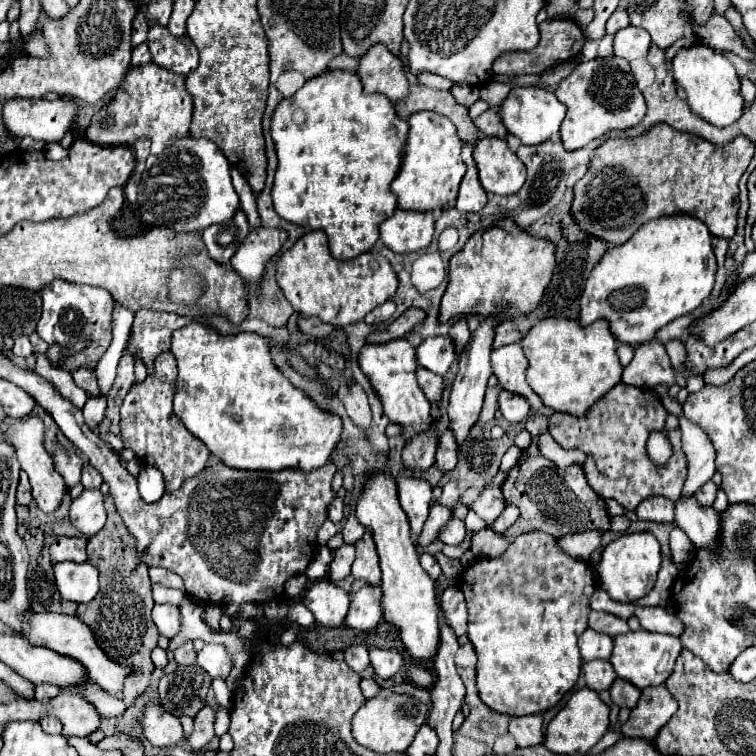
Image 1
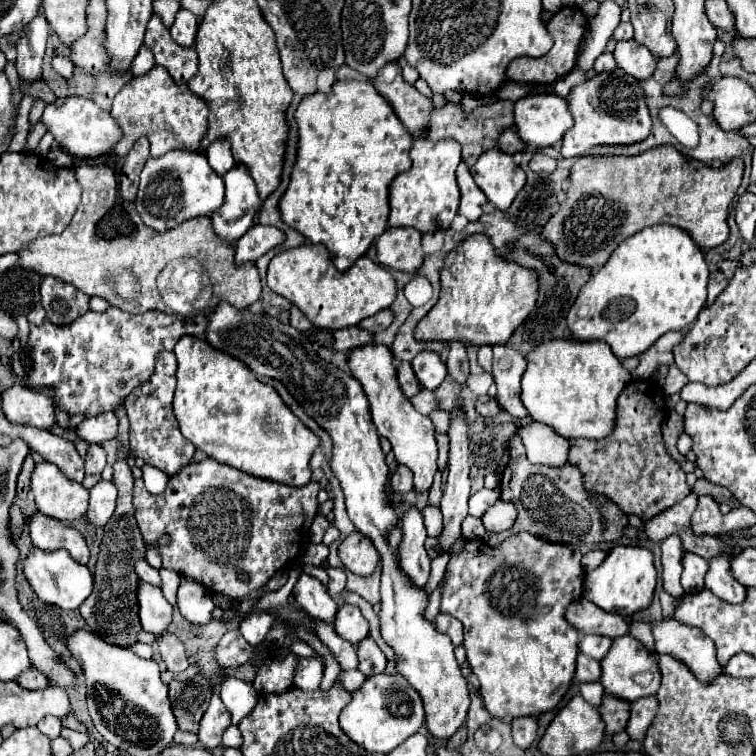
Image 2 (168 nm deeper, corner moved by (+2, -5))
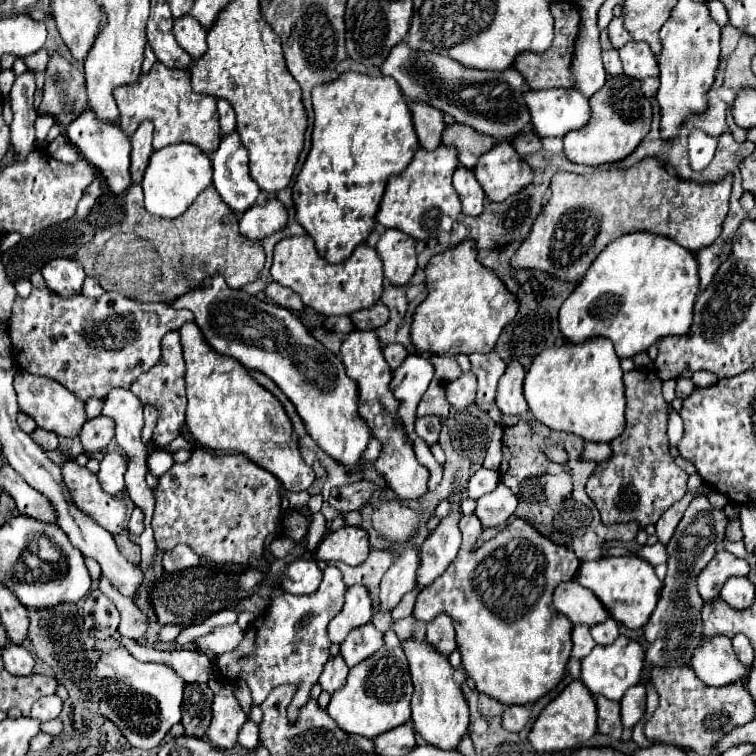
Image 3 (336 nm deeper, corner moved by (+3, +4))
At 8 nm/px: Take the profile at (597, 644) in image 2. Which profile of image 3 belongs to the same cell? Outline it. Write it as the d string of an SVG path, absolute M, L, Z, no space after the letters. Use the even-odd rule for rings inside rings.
M607 618L605 622L591 626L591 636L597 644L611 644L619 636L619 626L613 618Z

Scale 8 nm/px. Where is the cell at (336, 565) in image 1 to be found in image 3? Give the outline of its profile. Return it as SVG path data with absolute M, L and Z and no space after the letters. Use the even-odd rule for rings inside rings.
M327 566L323 572L321 586L309 596L291 596L287 592L275 594L269 608L249 624L245 638L237 650L229 654L219 654L215 660L215 674L229 682L245 680L253 692L253 704L259 706L267 694L279 684L297 684L299 690L293 698L293 718L297 718L301 706L309 702L309 692L313 684L319 682L323 666L329 658L329 638L327 624L337 616L343 606L343 594L347 586L341 578L339 568Z

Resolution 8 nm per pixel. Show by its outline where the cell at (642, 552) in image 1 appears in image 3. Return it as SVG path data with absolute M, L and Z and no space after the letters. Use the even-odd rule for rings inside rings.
M611 556L593 562L583 562L577 580L601 600L613 620L625 624L629 630L639 630L645 626L649 614L657 606L659 590L663 586L663 582L655 576L653 566L637 556Z

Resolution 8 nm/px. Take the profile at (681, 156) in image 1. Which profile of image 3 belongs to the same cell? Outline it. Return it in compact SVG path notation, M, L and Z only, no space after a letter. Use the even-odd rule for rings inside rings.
M645 158L643 162L627 170L601 170L593 174L557 172L551 178L551 198L545 204L541 216L535 220L527 240L513 254L511 268L541 270L561 282L579 282L585 276L591 262L609 242L631 232L655 232L657 236L667 236L675 240L679 246L697 252L705 246L711 246L719 238L723 220L729 212L729 196L731 196L731 178L723 178L717 184L683 182L677 176L673 178L673 172L663 168L657 158Z

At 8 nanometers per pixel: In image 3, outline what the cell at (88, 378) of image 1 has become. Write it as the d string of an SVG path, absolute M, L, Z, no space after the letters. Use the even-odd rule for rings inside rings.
M33 288L27 298L15 298L7 330L11 336L13 360L21 370L51 378L81 400L89 396L103 400L109 390L129 388L143 372L149 372L161 358L161 338L171 330L179 330L187 320L193 320L189 310L173 310L167 304L143 304L117 292L103 292L101 298L93 300L83 294L61 298L49 288Z

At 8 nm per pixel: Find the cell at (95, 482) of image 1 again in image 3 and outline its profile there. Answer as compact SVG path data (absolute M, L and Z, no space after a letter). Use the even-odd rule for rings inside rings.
M99 416L85 422L79 438L85 452L101 452L113 440L113 436L113 418Z

